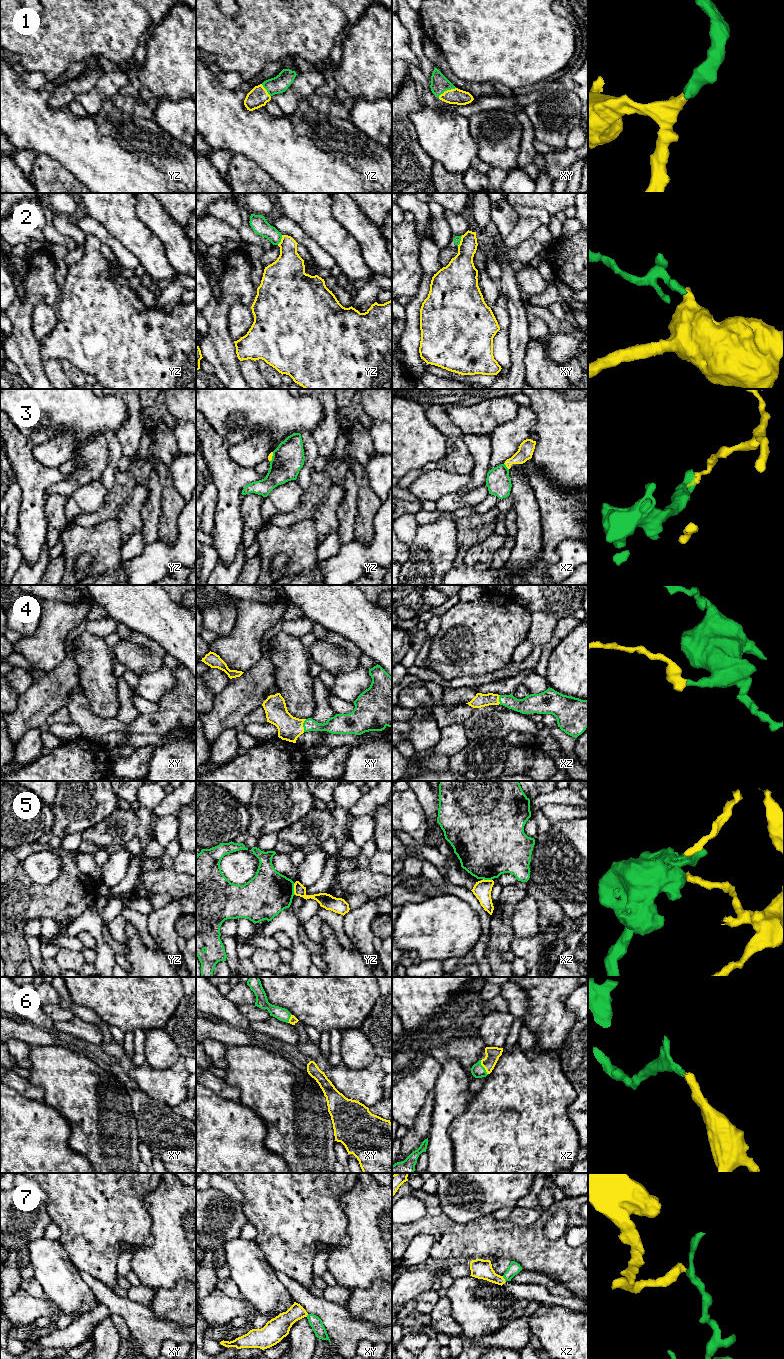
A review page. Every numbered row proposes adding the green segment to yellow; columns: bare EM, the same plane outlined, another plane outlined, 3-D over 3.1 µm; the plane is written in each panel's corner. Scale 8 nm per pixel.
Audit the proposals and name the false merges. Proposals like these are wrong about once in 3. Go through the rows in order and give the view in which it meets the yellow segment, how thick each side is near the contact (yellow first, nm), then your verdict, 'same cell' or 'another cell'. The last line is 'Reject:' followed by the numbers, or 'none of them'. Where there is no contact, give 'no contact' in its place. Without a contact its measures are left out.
1: contact in xy; calibres 130 and 140 nm; same cell
2: contact in xy; calibres 240 and 60 nm; another cell
3: contact in xz; calibres 120 and 190 nm; another cell
4: contact in xy; calibres 190 and 130 nm; same cell
5: contact in yz; calibres 100 and 360 nm; another cell
6: contact in xz; calibres 110 and 110 nm; same cell
7: contact in xz; calibres 160 and 100 nm; another cell
Reject: 2, 3, 5, 7

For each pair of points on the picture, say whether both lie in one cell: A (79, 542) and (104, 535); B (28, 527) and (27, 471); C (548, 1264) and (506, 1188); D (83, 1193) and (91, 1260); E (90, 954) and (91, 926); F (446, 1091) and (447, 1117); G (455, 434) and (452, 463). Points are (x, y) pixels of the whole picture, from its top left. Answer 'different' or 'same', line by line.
A: same
B: same
C: different
D: same
E: different
F: same
G: same

